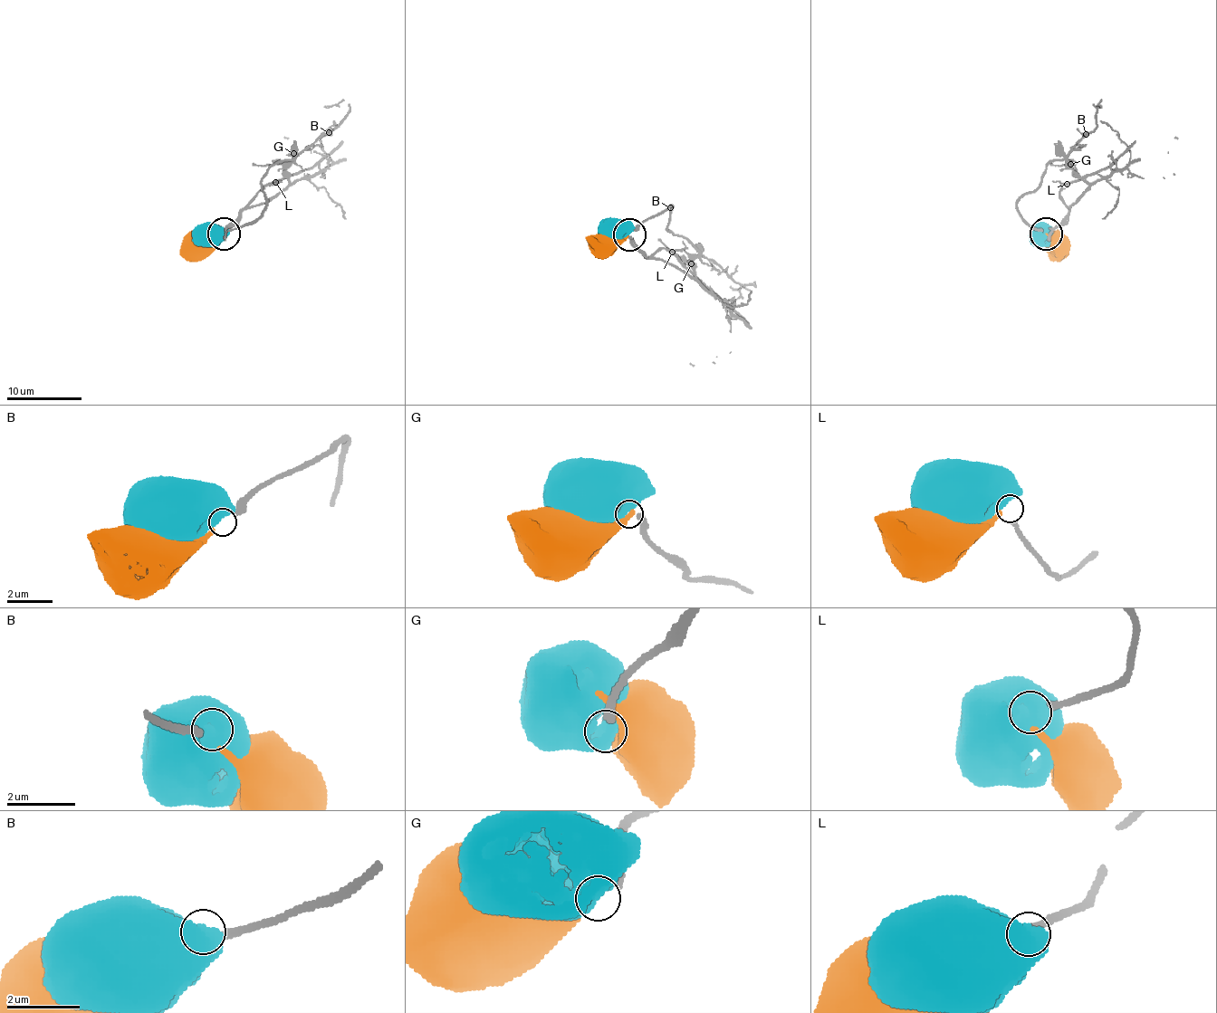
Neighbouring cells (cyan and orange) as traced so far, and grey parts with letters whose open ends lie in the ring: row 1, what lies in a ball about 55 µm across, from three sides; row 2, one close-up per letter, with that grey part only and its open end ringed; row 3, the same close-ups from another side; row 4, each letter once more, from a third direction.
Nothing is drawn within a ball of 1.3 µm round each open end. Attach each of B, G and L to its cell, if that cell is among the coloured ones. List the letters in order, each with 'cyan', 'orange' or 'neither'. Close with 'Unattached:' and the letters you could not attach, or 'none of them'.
B: orange
G: neither
L: cyan
Unattached: G

